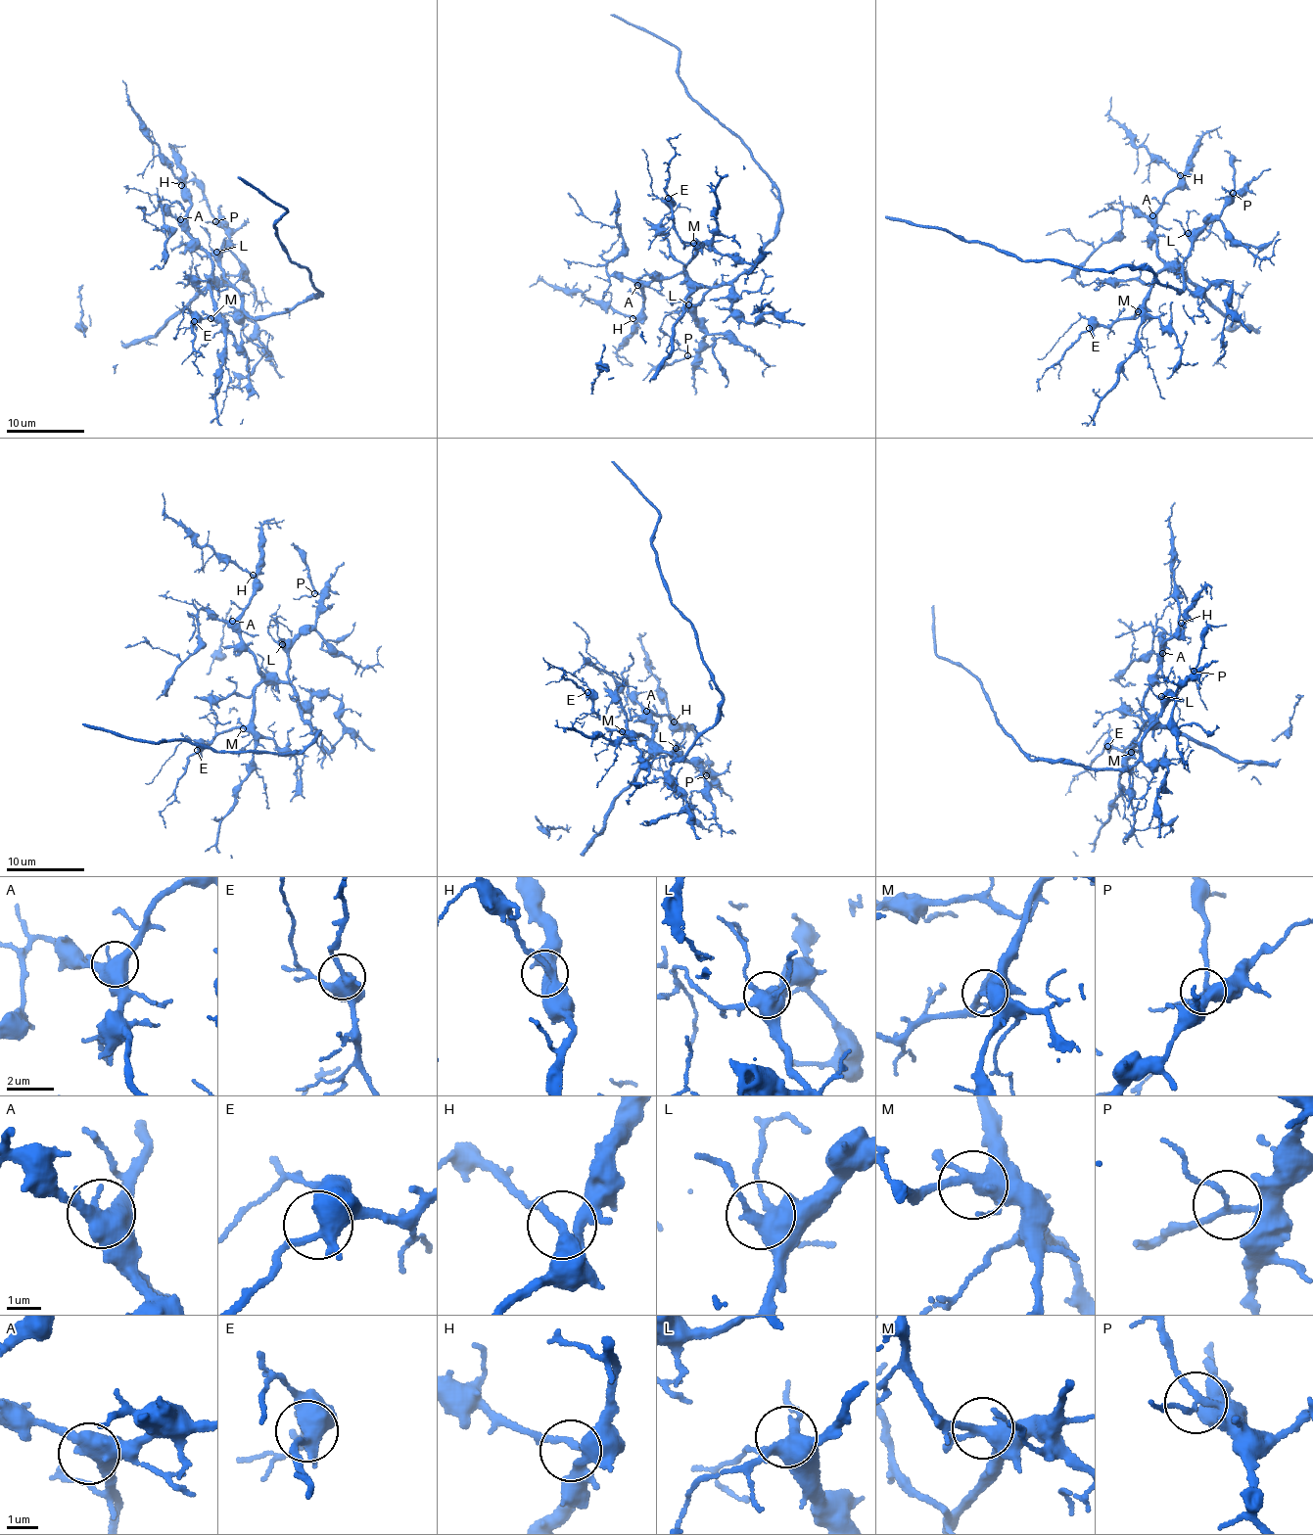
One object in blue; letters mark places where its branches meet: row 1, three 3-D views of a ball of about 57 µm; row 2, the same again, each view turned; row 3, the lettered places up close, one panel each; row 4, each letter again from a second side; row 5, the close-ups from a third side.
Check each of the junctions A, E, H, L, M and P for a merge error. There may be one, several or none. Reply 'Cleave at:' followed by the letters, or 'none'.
Cleave at: none

